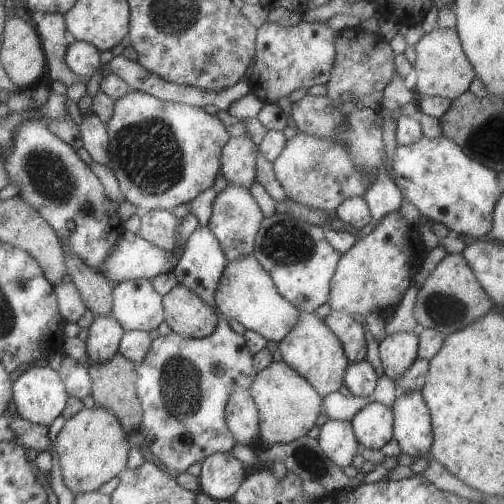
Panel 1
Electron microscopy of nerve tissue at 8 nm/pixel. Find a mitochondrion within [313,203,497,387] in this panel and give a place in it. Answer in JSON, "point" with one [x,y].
{"point":[444,310]}

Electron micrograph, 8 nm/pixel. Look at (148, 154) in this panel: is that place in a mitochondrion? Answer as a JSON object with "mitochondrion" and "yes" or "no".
{"mitochondrion":"yes"}

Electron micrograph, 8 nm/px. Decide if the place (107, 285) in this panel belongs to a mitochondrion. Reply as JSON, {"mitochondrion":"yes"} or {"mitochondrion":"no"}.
{"mitochondrion":"no"}

